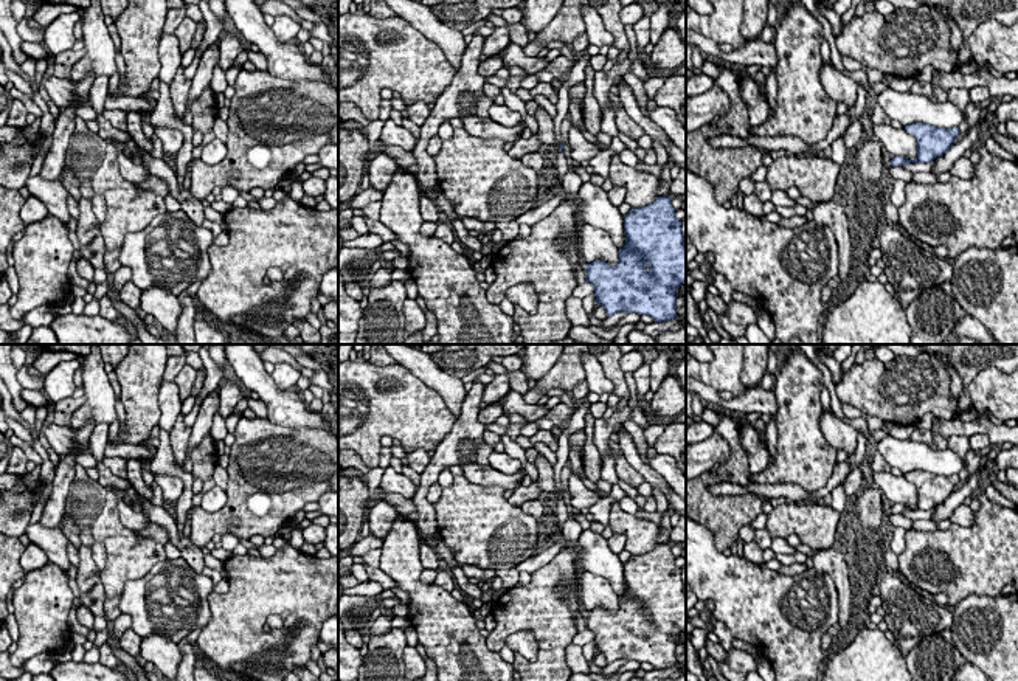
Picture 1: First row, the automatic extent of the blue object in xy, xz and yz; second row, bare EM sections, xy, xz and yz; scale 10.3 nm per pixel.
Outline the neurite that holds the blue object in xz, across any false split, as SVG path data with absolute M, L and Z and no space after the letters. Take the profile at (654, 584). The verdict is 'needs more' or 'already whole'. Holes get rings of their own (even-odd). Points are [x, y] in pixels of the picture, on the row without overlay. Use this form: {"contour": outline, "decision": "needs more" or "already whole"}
{"contour": "M663 543L647 554L632 555L624 563L625 593L619 596L619 608L610 613L605 608L583 611L587 617L587 630L594 633L596 652L602 653L607 664L618 659L649 662L655 670L669 669L677 664L675 638L686 631L686 596L683 594L681 568L675 565L675 555L670 544Z", "decision": "already whole"}

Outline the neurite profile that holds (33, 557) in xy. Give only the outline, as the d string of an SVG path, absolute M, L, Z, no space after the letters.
M29 543L25 552L20 555L20 566L25 576L31 571L36 571L48 563L48 557L37 544Z

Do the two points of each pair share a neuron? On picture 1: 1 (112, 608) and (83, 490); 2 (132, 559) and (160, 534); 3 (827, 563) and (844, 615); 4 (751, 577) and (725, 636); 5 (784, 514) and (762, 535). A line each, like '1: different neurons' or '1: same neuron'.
1: different neurons
2: different neurons
3: same neuron
4: different neurons
5: different neurons

